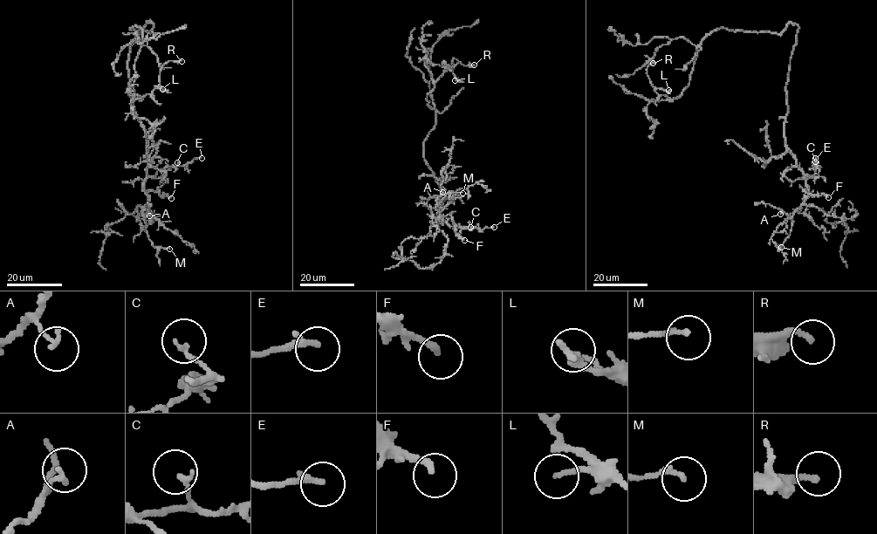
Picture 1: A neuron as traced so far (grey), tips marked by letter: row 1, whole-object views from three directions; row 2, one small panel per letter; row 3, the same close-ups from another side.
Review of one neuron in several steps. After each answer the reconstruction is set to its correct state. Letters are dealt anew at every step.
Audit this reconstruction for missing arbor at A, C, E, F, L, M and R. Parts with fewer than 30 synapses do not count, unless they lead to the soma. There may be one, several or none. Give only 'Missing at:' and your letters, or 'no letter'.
Missing at: no letter

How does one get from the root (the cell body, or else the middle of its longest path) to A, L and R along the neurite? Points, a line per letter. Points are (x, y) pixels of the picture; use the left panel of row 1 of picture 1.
A: (131, 44), (128, 93), (147, 139), (148, 167), (144, 188), (148, 203), (142, 214), (149, 215)
L: (131, 44), (149, 21), (153, 28), (149, 31), (129, 28), (142, 30), (133, 90), (141, 99), (162, 89)
R: (131, 44), (149, 21), (149, 31), (129, 28), (142, 30), (133, 85), (141, 99), (165, 64), (181, 61)

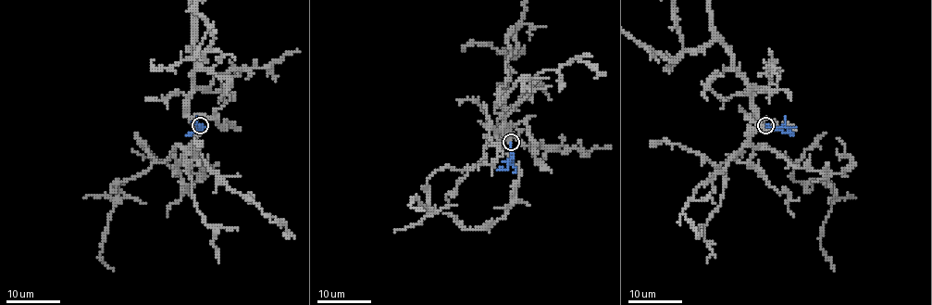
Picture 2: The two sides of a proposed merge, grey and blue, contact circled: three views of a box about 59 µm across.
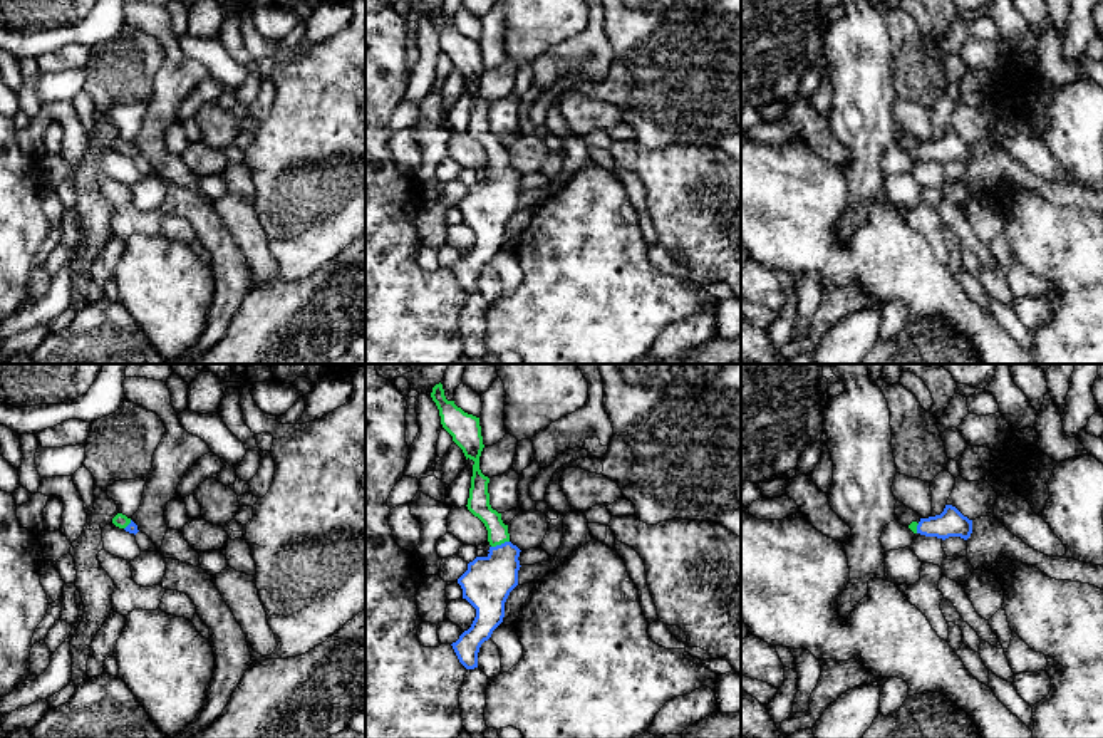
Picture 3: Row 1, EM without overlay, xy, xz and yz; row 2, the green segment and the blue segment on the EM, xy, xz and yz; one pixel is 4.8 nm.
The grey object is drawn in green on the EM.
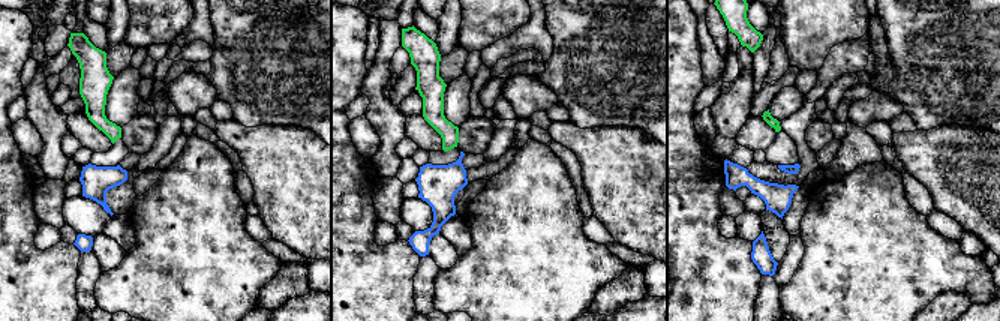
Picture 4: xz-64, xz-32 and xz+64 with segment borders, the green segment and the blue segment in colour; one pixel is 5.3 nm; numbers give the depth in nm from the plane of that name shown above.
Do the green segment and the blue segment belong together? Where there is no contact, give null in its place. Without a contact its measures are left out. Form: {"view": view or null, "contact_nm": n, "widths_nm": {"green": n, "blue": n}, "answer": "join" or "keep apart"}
{"view": "xz", "contact_nm": 90, "widths_nm": {"green": 110, "blue": 240}, "answer": "join"}

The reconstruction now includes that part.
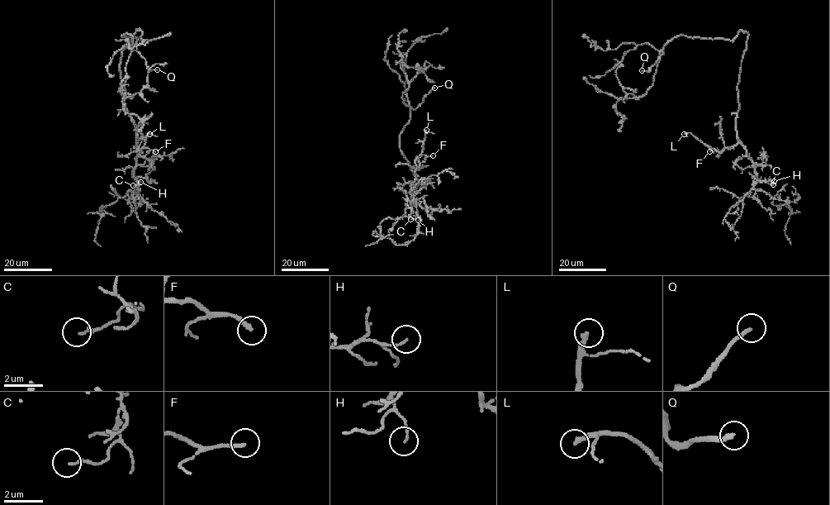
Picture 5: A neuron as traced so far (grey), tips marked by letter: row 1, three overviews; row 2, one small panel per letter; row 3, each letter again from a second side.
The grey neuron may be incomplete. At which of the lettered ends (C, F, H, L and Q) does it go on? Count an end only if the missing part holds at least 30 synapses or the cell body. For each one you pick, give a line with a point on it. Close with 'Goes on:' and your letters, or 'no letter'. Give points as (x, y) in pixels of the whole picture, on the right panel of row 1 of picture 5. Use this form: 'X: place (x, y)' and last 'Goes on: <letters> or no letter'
F: place (709, 151)
L: place (684, 134)
Q: place (642, 70)
Goes on: F, L, Q

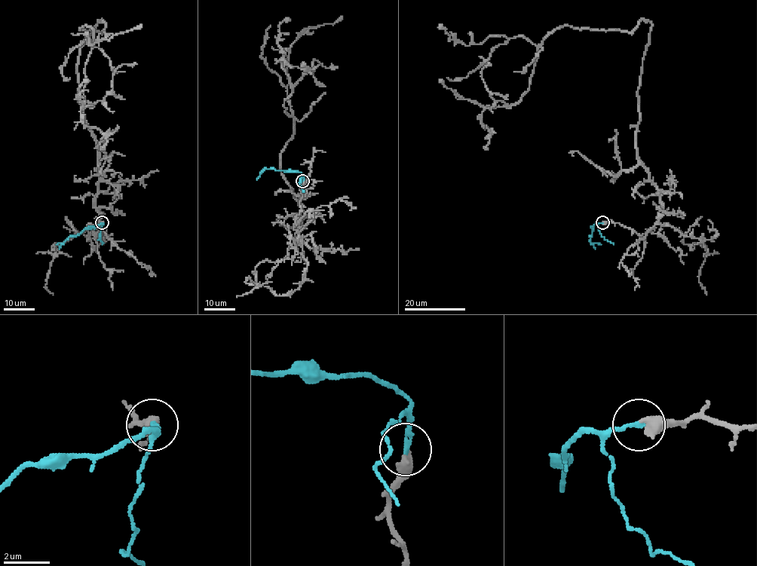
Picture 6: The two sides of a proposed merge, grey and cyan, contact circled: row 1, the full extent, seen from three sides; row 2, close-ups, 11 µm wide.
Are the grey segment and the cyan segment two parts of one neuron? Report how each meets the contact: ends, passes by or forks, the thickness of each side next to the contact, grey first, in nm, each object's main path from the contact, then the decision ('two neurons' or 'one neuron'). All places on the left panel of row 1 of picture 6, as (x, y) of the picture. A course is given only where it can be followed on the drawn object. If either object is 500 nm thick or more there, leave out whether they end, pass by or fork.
grey ends there; cyan ends there; 480 nm thick on the grey side, 220 nm on the other; grey runs (102, 222), (95, 234), (99, 148), (77, 60), (102, 20), (79, 29), (93, 30), (81, 118), (117, 125); cyan runs (102, 222), (88, 226), (75, 235), (70, 235), (62, 243), (56, 245); one neuron

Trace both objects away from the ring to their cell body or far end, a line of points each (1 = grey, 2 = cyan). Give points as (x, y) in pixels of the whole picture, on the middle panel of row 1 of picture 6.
1: (303, 181), (298, 242), (299, 215), (277, 220), (306, 216), (280, 166), (281, 60), (318, 65)
2: (303, 181), (303, 175), (298, 172), (271, 168), (265, 168), (256, 180)

